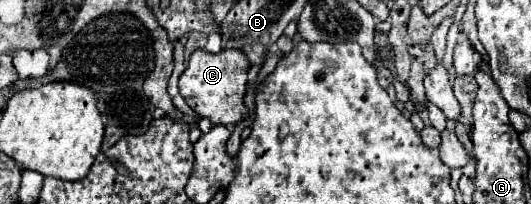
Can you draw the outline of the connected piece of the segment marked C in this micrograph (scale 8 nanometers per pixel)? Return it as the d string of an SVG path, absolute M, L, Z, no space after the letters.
M225 49L217 55L195 51L189 59L187 69L179 77L179 91L187 105L201 117L209 119L213 125L235 125L247 117L247 107L243 99L247 91L249 67L249 59L243 55L243 51Z

